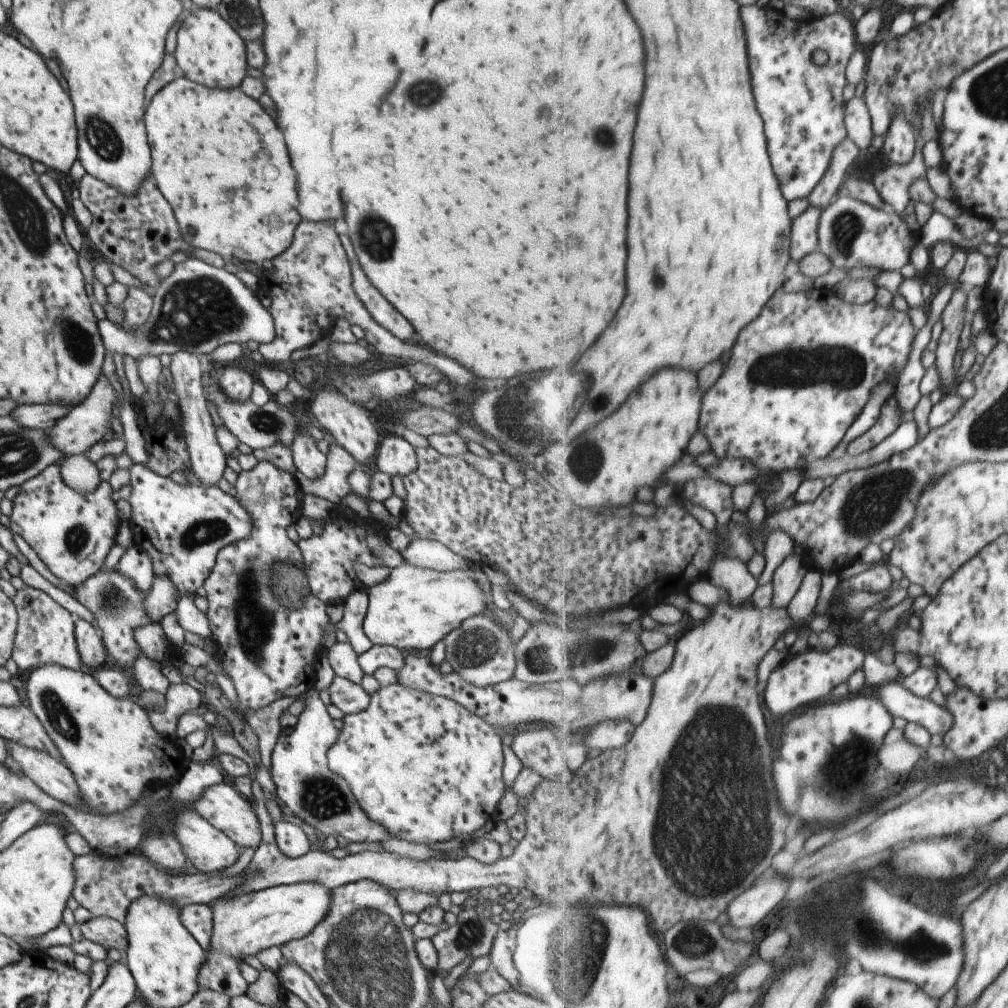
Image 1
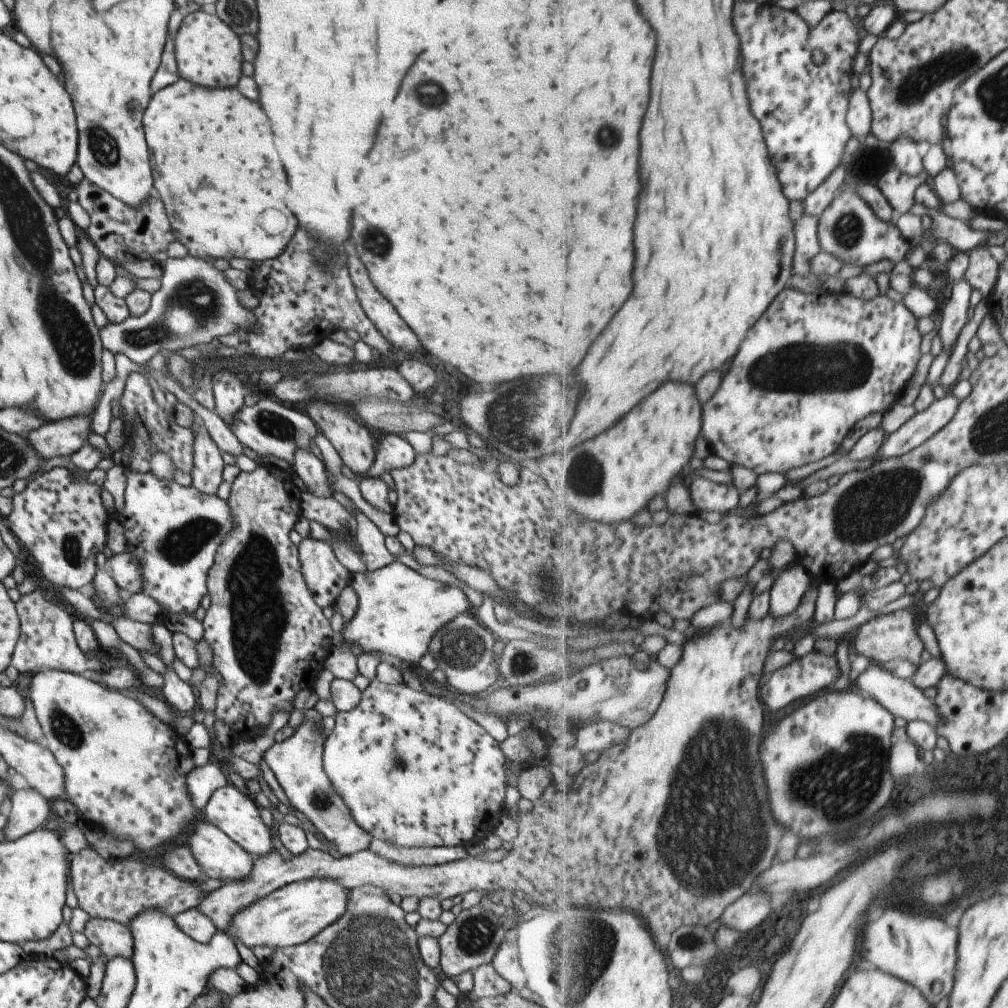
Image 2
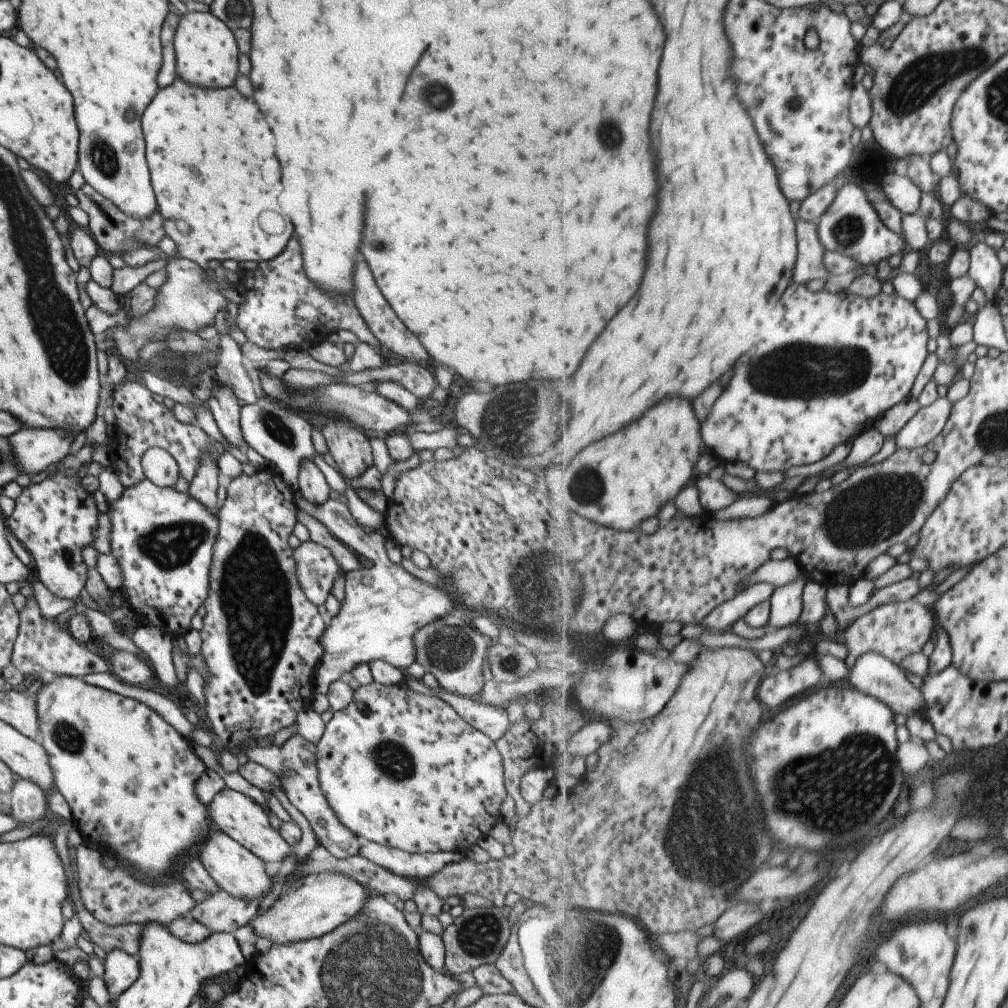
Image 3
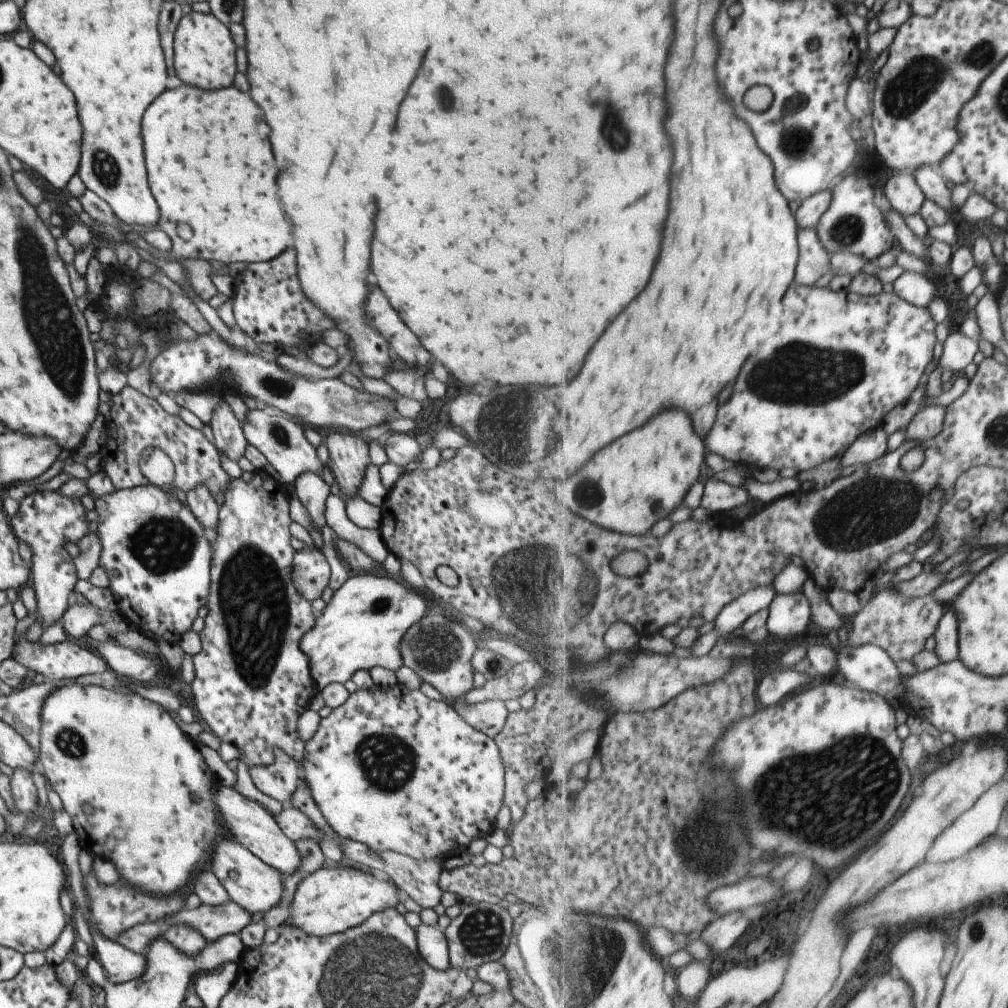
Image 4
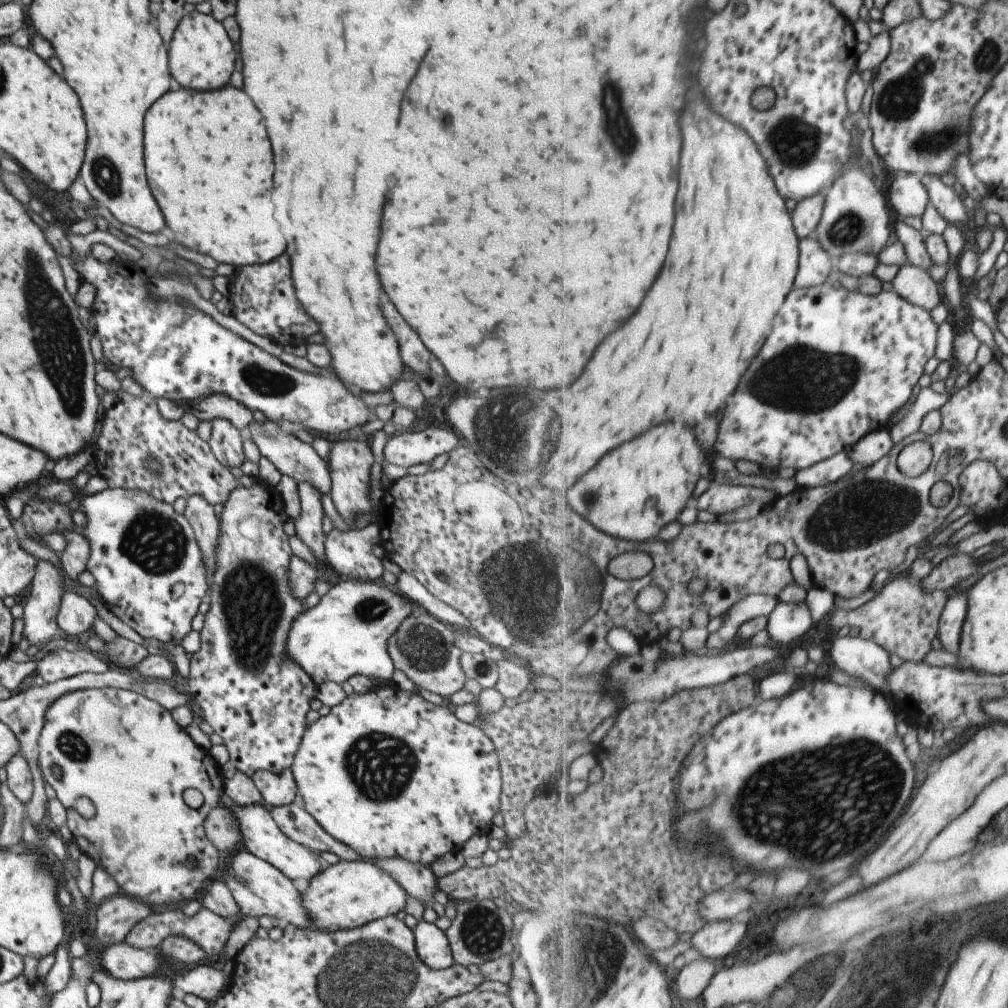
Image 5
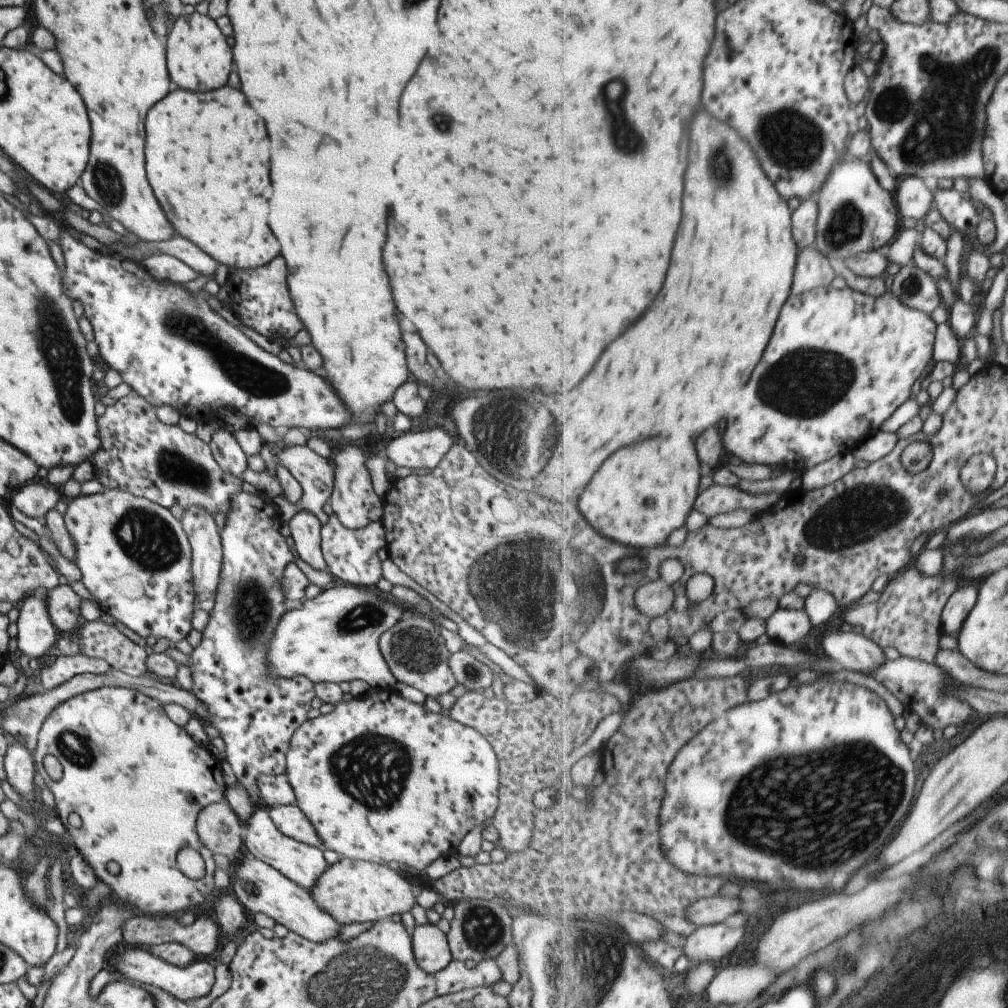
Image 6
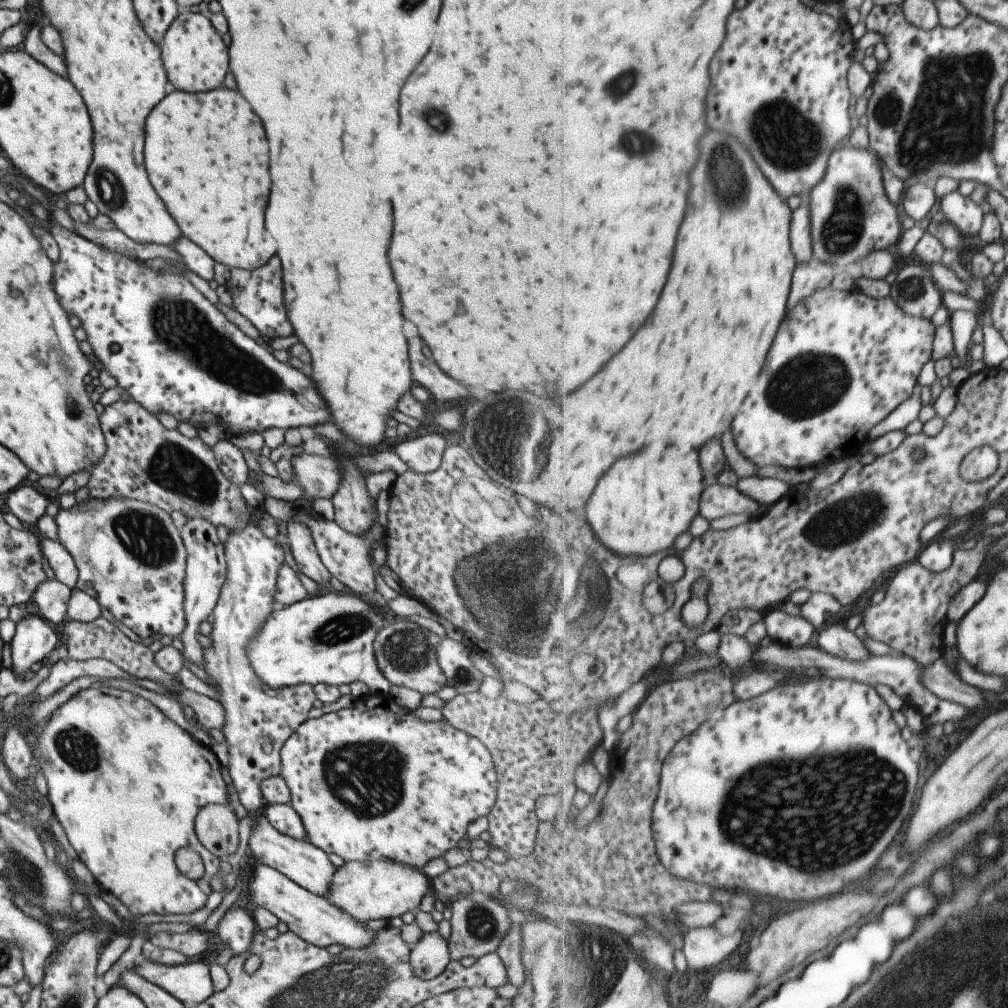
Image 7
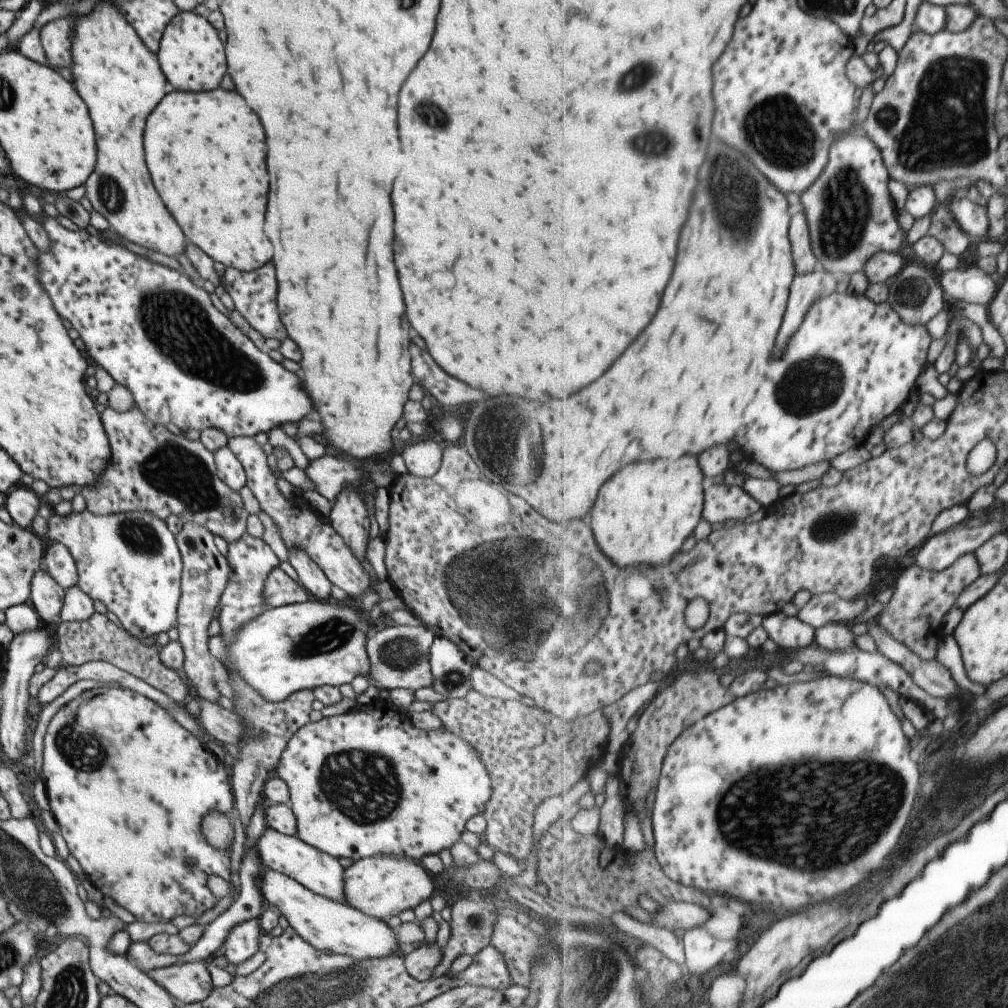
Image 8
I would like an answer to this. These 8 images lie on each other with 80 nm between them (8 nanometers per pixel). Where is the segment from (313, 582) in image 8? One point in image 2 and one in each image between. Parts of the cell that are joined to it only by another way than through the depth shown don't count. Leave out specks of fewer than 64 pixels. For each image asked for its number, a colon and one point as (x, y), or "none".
2: (305, 466)
3: (311, 484)
4: (308, 487)
5: (307, 527)
6: (304, 539)
7: (299, 540)

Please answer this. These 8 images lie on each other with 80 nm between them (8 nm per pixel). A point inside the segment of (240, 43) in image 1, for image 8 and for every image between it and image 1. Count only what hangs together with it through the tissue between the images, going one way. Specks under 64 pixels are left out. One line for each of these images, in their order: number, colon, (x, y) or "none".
2: (207, 52)
3: (205, 52)
4: (203, 54)
5: (200, 55)
6: (197, 57)
7: (194, 56)
8: (191, 57)

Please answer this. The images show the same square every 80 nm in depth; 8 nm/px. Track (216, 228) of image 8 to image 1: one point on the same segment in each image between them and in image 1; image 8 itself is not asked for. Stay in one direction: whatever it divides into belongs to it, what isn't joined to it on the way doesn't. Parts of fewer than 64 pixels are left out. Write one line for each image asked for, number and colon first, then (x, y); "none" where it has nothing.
1: (221, 165)
2: (212, 165)
3: (213, 171)
4: (207, 165)
5: (207, 160)
6: (201, 149)
7: (205, 155)

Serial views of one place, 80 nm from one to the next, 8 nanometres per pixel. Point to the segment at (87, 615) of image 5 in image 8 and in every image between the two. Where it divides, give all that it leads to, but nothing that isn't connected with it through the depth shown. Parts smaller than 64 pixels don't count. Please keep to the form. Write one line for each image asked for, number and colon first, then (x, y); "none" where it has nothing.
6: (62, 603)
7: (49, 600)
8: (46, 596)

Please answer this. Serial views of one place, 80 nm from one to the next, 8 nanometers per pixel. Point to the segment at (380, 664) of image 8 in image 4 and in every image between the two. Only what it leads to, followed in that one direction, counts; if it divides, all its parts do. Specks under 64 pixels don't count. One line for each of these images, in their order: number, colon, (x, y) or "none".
4: (437, 648)
5: (422, 648)
6: (414, 652)
7: (404, 653)

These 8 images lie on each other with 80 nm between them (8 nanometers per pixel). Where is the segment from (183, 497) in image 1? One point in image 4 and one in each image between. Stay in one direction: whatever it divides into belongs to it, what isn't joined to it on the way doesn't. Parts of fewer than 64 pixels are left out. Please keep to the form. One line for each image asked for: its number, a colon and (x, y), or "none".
2: (173, 531)
3: (162, 539)
4: (154, 550)

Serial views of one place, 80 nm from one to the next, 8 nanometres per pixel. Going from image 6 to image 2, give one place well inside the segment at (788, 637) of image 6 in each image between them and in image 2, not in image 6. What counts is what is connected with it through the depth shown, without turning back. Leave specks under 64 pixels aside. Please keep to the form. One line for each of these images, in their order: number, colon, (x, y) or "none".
2: (787, 593)
3: (787, 601)
4: (789, 613)
5: (788, 622)

